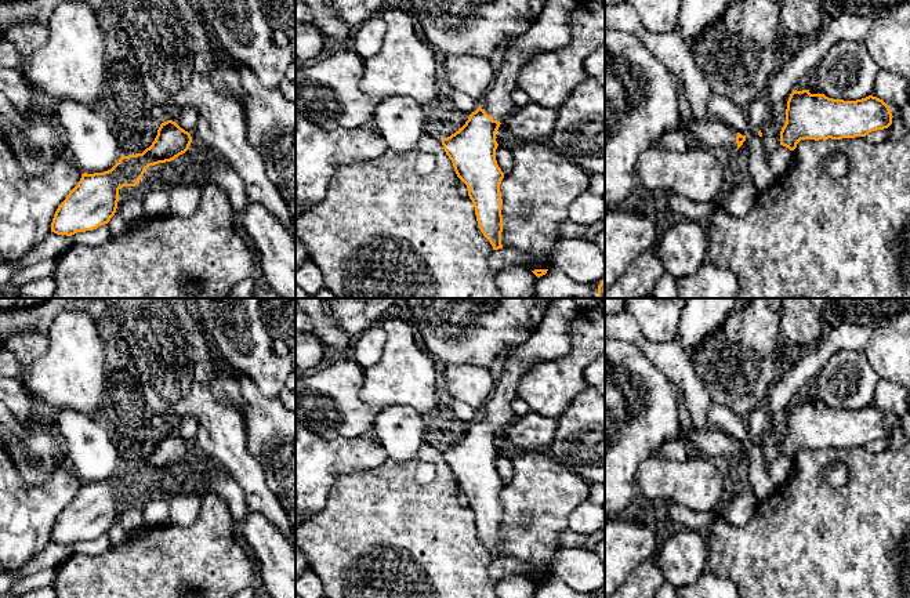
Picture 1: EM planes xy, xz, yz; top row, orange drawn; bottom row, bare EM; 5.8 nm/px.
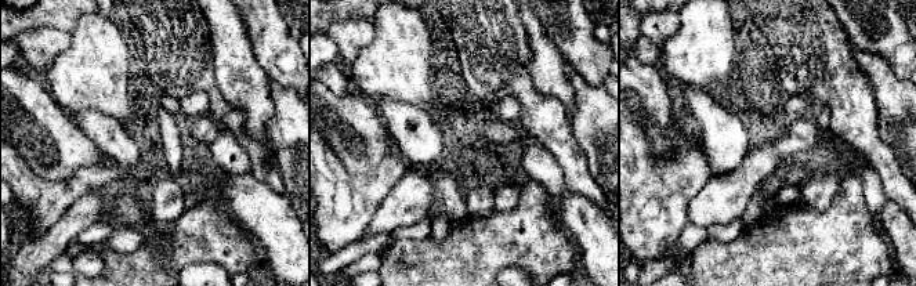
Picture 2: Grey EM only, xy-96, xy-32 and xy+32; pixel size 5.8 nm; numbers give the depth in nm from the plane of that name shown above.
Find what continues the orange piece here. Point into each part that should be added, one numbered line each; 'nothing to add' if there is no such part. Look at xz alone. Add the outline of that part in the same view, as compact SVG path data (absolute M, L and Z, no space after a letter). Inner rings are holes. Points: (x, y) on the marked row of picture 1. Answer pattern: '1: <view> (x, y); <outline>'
1: xz (551, 31); M547 0L529 30L512 37L504 62L479 104L493 120L504 123L515 110L511 93L518 86L522 65L539 52L562 48L570 41L570 14L579 3L580 0Z

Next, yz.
1: yz (713, 134); M693 116L686 124L679 122L675 130L682 130L688 142L722 155L733 155L737 149L737 131L721 120L700 120Z

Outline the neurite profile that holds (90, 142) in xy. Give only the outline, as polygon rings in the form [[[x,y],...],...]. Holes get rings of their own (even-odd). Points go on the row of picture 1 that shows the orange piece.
[[[55,99],[52,116],[64,135],[66,153],[81,174],[108,171],[123,156],[116,134],[98,109]]]

